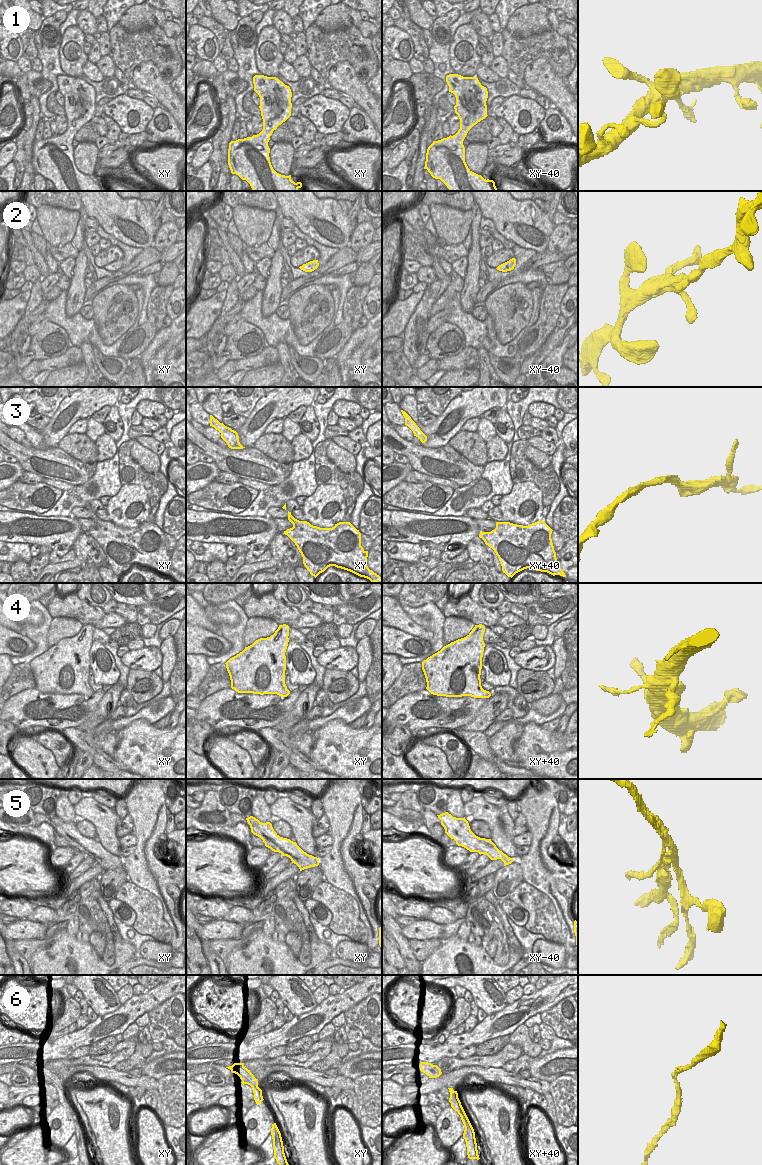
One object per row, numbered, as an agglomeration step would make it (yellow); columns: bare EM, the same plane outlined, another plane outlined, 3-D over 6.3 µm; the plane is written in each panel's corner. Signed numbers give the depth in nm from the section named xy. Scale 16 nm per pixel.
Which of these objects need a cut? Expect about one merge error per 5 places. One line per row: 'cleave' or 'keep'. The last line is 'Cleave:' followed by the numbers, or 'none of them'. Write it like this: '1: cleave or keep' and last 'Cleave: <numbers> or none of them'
1: keep
2: keep
3: keep
4: keep
5: cleave
6: keep
Cleave: 5

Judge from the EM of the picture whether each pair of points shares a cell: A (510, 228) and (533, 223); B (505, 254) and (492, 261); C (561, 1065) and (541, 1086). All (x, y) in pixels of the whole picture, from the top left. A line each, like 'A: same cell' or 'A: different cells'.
A: same cell
B: same cell
C: different cells

